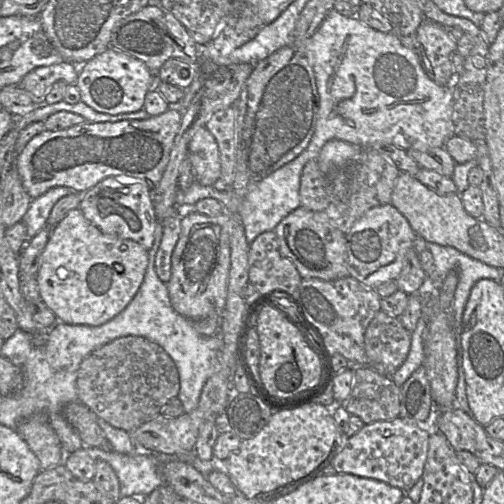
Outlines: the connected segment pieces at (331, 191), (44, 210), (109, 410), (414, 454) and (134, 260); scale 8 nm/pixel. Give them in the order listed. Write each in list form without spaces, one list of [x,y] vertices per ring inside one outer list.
[[[364,148],[349,164],[334,168],[328,173],[322,172],[317,160],[312,159],[306,163],[301,175],[301,206],[324,213],[338,229],[347,234],[369,209],[391,204],[392,192],[400,173],[392,161],[371,148]]]
[[[57,186],[50,188],[44,194],[32,200],[21,221],[27,227],[29,238],[33,238],[41,229],[47,226],[47,219],[56,202],[74,192],[76,191],[72,188]]]
[[[138,336],[117,338],[90,353],[80,364],[76,384],[79,401],[99,418],[128,433],[159,415],[161,408],[177,397],[180,390],[179,373],[169,354],[160,345]]]
[[[399,417],[365,424],[356,434],[345,438],[343,449],[336,454],[331,465],[338,474],[376,479],[407,492],[422,478],[429,436],[417,423]]]
[[[79,208],[72,209],[50,231],[36,275],[39,295],[60,322],[100,326],[134,298],[148,262],[149,251],[142,245],[103,233]]]

